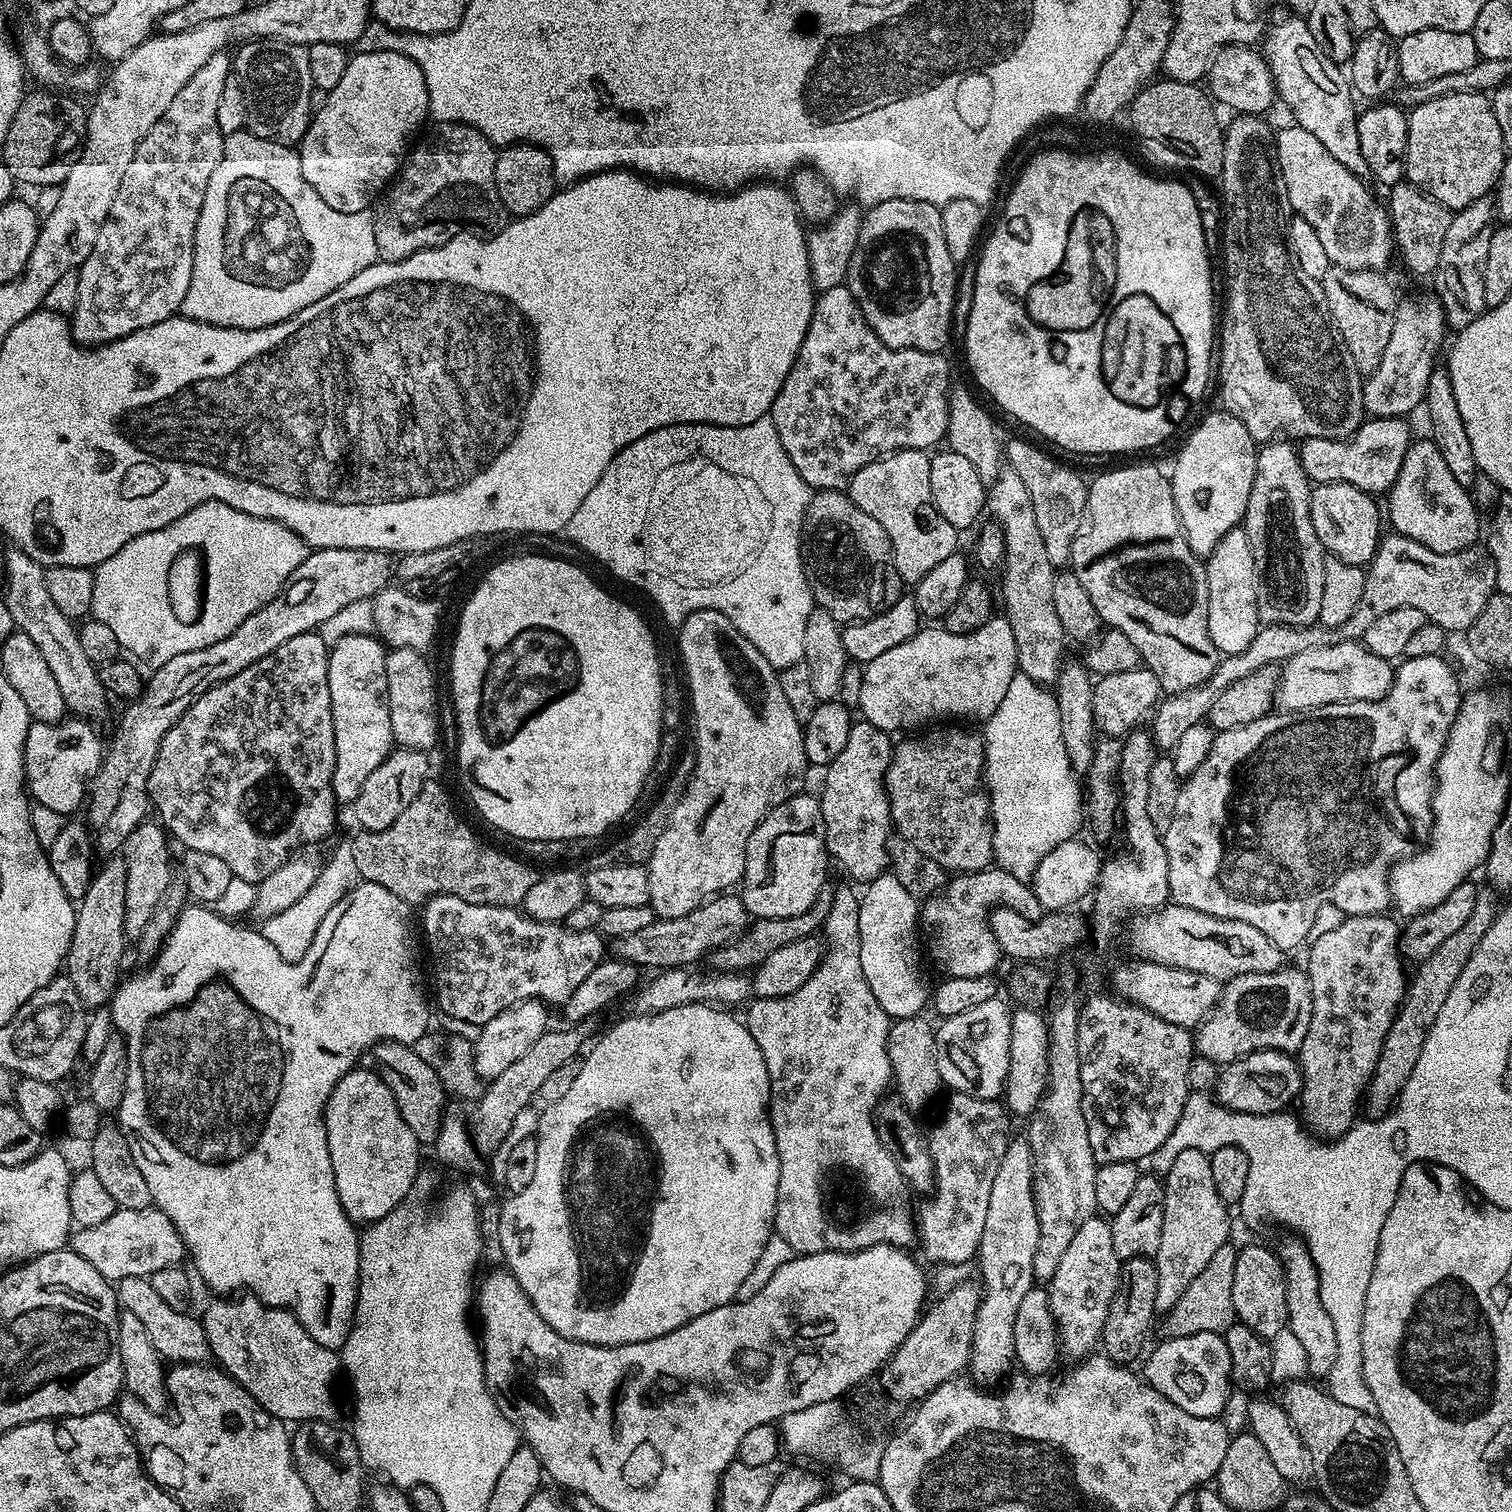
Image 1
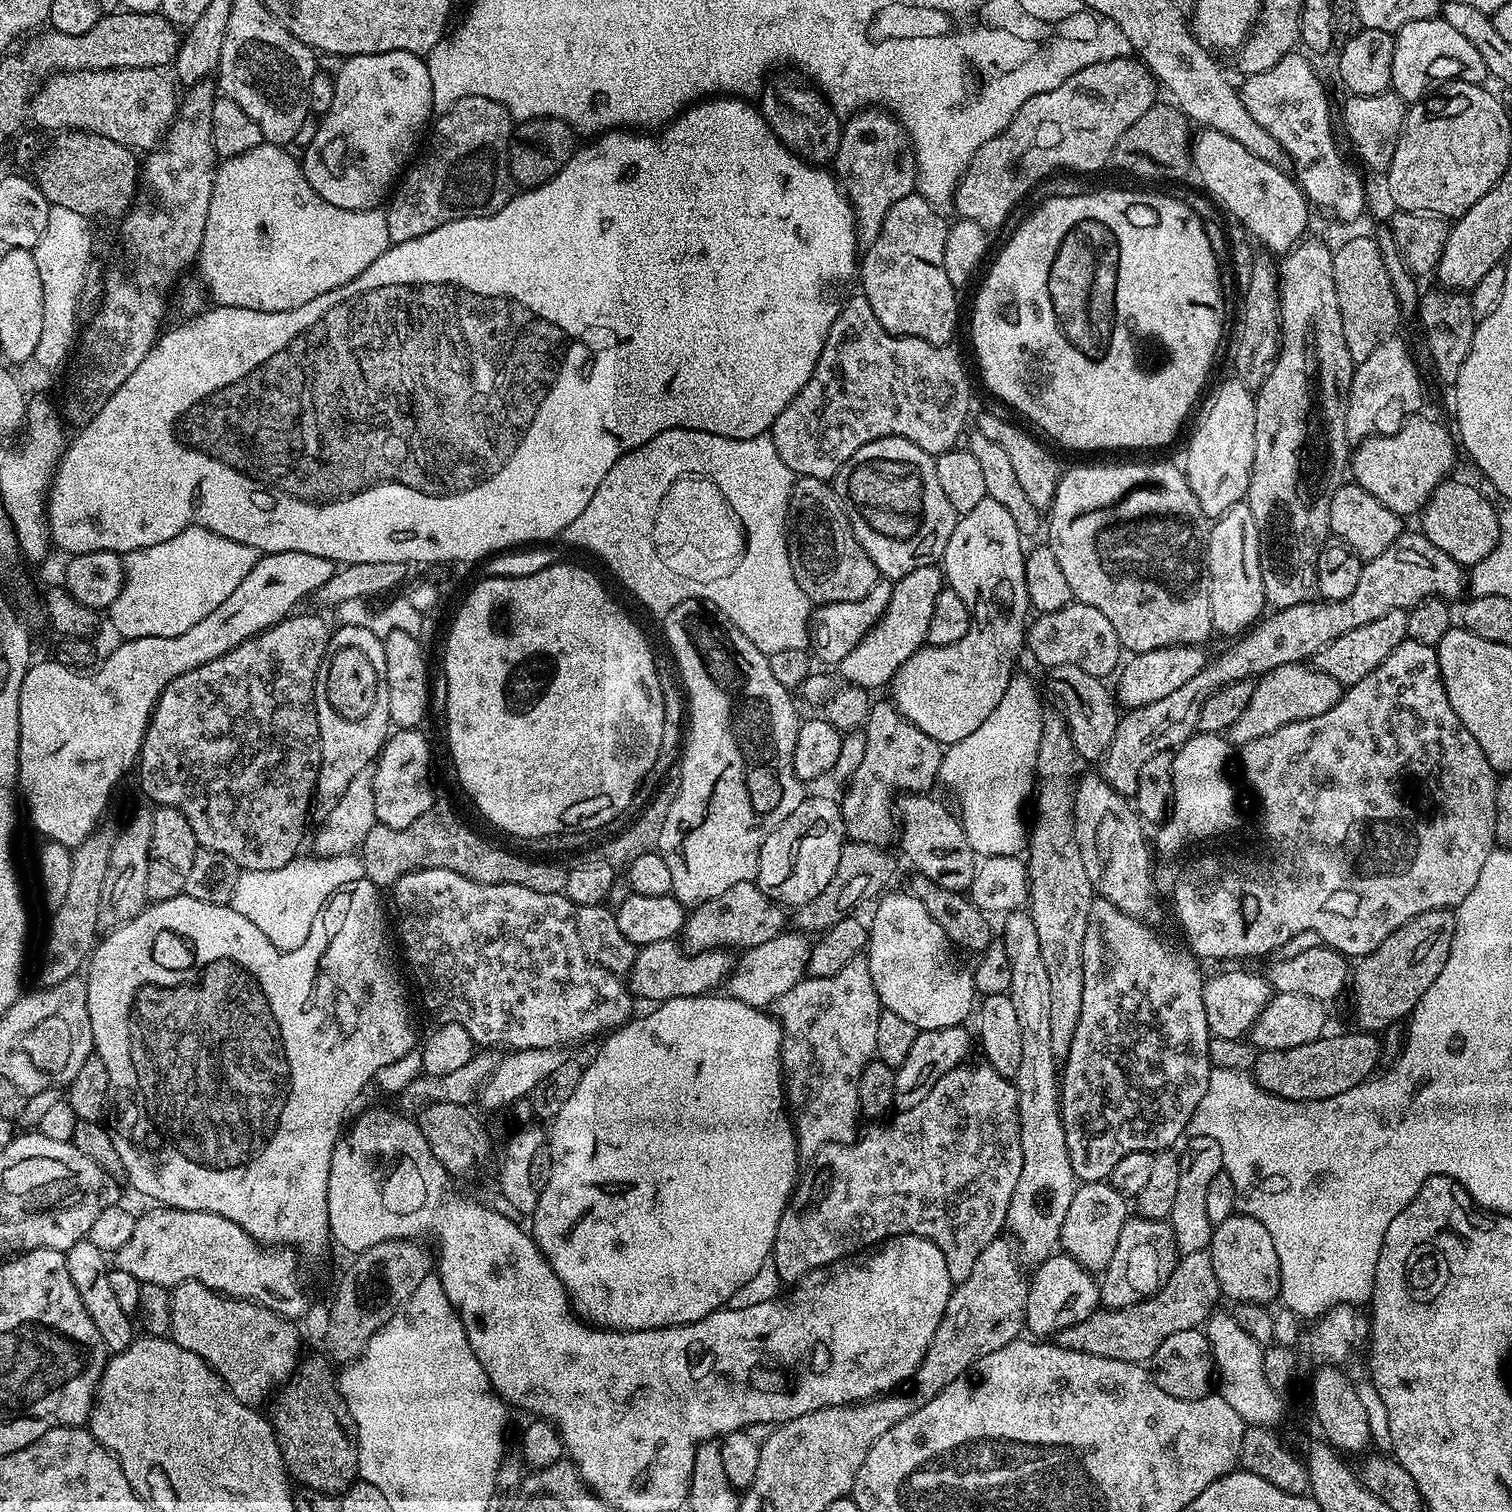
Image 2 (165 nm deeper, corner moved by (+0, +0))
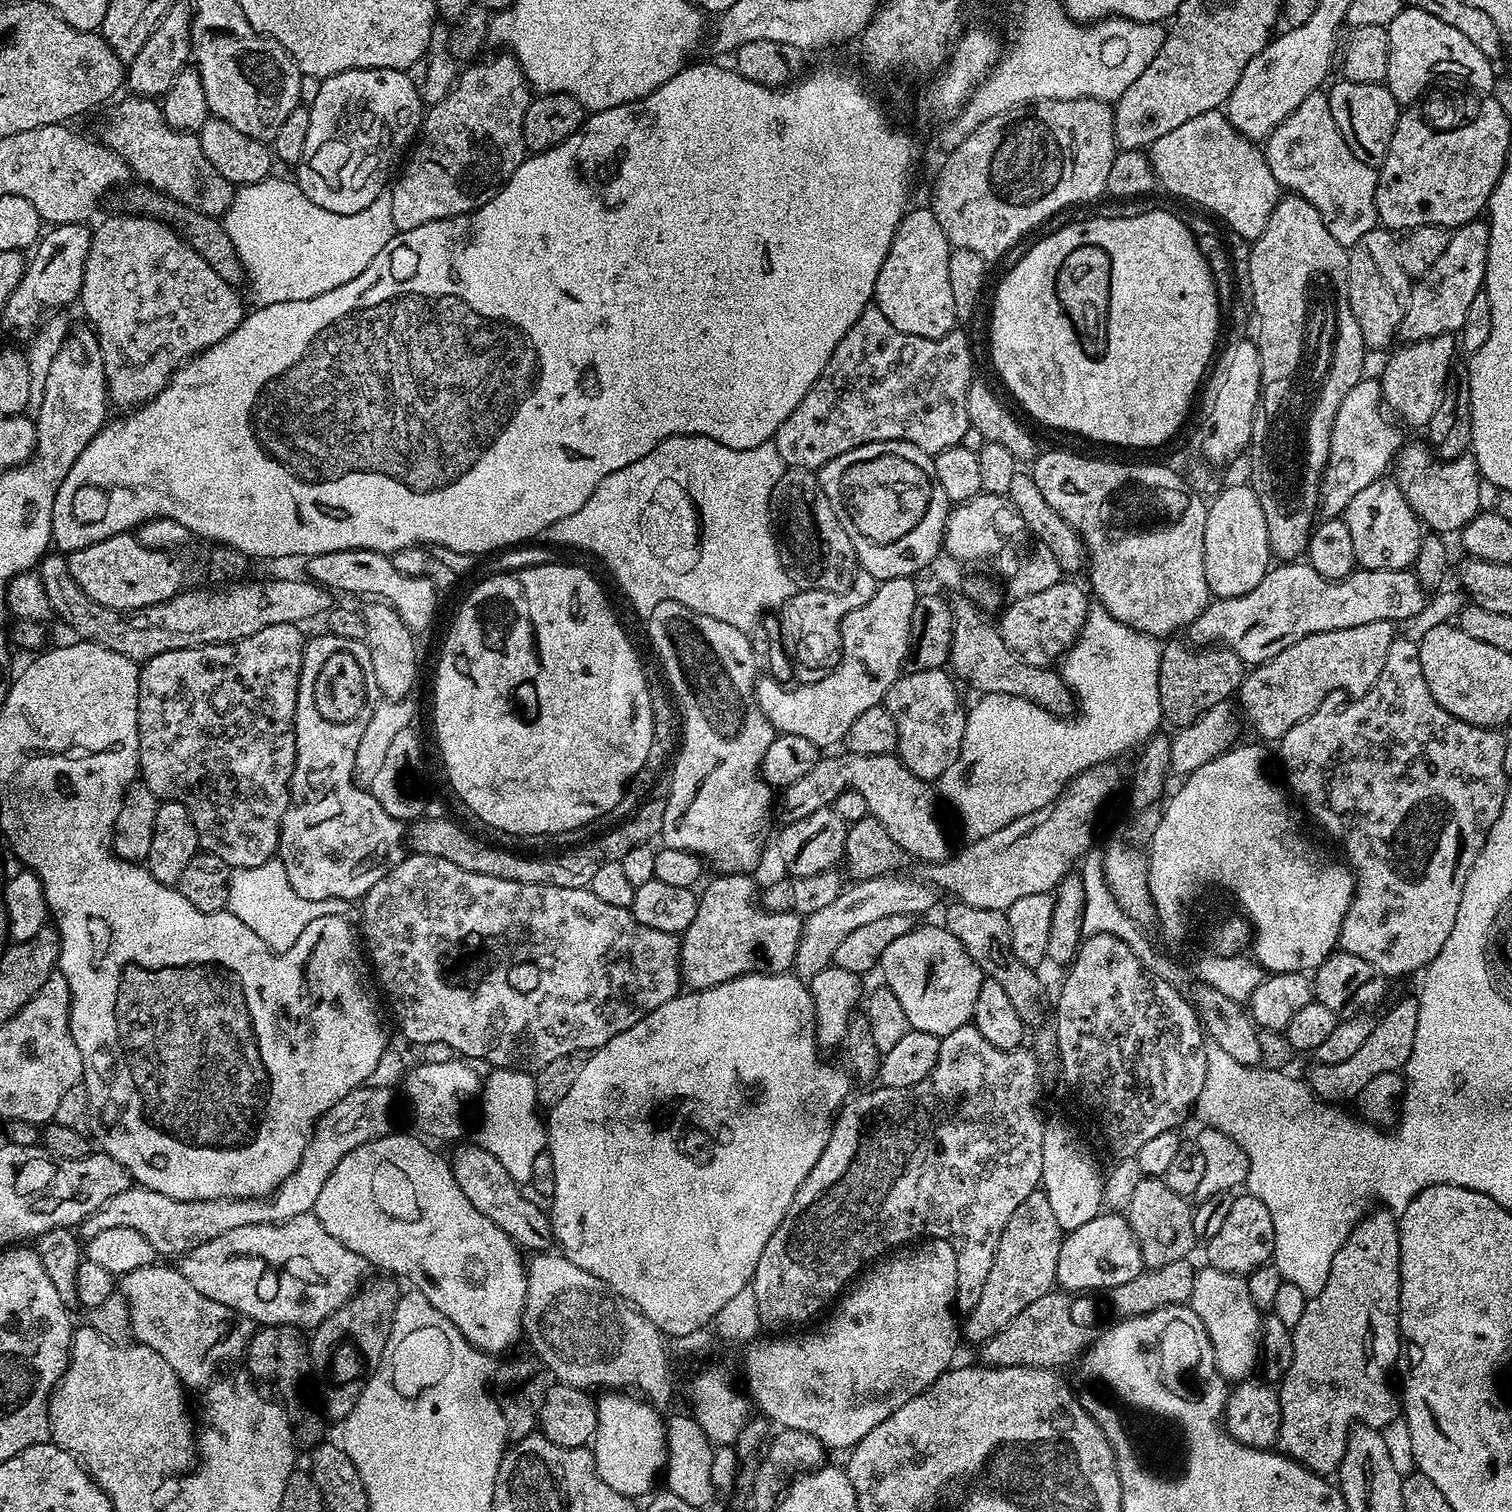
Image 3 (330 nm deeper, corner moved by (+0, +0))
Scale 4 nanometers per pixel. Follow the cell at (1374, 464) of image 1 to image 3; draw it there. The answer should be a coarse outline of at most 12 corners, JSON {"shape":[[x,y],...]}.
{"shape":[[1405,443],[1394,479],[1433,533],[1481,512],[1475,456]]}

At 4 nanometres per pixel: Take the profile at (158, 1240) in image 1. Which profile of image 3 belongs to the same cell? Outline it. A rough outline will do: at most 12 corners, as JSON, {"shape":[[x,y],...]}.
{"shape":[[315,1214],[234,1227],[176,1267],[259,1325],[314,1330],[367,1260]]}

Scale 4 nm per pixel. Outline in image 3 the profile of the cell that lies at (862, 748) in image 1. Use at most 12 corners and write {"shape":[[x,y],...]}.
{"shape":[[944,668],[905,671],[882,706],[898,759],[939,781],[968,717]]}

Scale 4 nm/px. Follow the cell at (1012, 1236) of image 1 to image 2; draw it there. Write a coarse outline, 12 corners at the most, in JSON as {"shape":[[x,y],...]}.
{"shape":[[1031,913],[1004,917],[1021,1028],[1021,1177],[1007,1231],[1057,1251],[1078,1187],[1051,1049],[1050,978]]}

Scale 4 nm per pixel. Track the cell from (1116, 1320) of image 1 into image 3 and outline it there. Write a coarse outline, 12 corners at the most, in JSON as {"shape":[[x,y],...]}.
{"shape":[[1145,1176],[1126,1215],[1145,1269],[1189,1259],[1194,1208]]}

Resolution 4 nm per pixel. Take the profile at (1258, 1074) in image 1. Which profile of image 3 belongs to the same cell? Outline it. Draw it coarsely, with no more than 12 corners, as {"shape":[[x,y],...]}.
{"shape":[[1404,996],[1344,1062],[1311,1065],[1324,1102],[1359,1097],[1400,1072],[1414,1048],[1418,999]]}

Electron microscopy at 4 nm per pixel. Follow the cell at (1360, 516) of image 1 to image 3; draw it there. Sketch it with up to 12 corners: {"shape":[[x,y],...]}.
{"shape":[[1395,479],[1350,498],[1342,519],[1361,569],[1415,565],[1422,522]]}

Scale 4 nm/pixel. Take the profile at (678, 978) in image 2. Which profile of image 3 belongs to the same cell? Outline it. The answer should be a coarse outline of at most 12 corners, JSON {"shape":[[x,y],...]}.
{"shape":[[748,874],[699,893],[680,979],[787,973],[801,917],[755,908]]}

